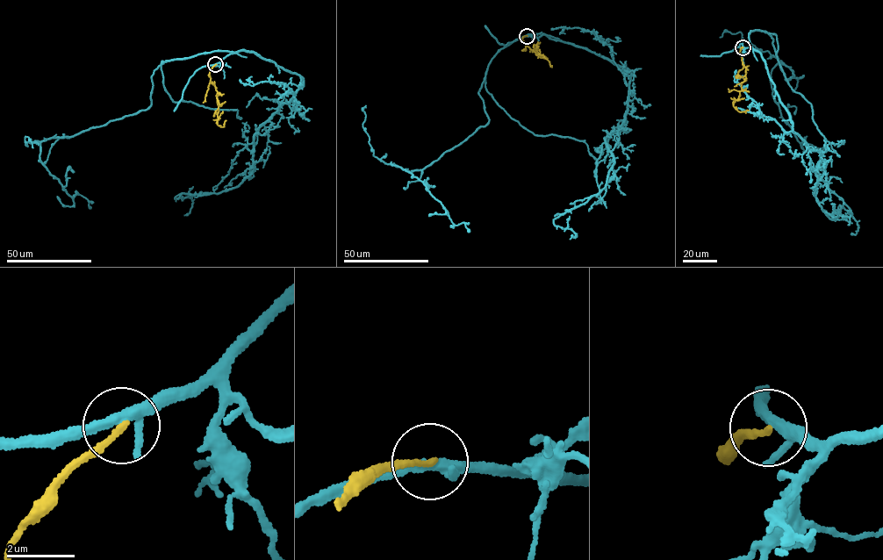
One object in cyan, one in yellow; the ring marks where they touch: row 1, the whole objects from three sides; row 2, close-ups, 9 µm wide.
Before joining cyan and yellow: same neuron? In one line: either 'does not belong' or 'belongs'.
does not belong

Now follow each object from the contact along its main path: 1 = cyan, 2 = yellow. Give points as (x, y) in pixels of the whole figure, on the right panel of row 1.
1: (743, 46), (750, 31), (771, 36), (794, 77), (771, 69), (774, 100), (825, 171)
2: (743, 47), (740, 54), (746, 68), (745, 80), (741, 83), (739, 96), (734, 106), (740, 112), (749, 110)

